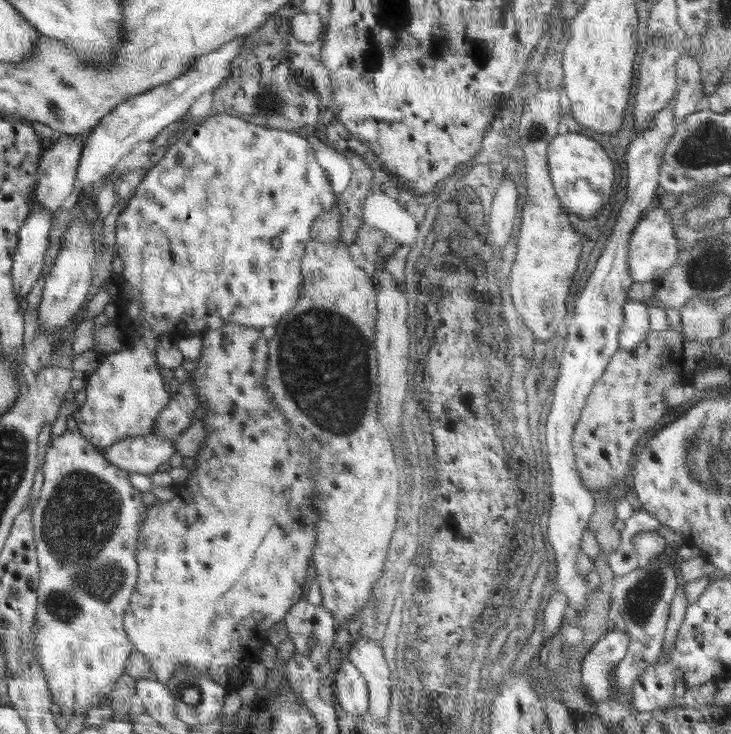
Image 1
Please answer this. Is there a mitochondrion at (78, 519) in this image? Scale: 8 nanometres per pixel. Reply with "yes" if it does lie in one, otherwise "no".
yes

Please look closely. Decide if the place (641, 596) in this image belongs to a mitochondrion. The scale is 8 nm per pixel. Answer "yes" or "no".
yes

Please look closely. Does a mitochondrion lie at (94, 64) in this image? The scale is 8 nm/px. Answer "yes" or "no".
no

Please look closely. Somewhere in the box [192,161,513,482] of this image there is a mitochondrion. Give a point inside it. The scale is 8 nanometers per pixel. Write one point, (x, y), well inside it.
(323, 359)

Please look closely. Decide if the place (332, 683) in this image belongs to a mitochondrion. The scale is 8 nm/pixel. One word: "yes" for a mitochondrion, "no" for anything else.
no

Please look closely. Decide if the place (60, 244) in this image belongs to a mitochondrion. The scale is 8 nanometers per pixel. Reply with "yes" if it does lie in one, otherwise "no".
no

